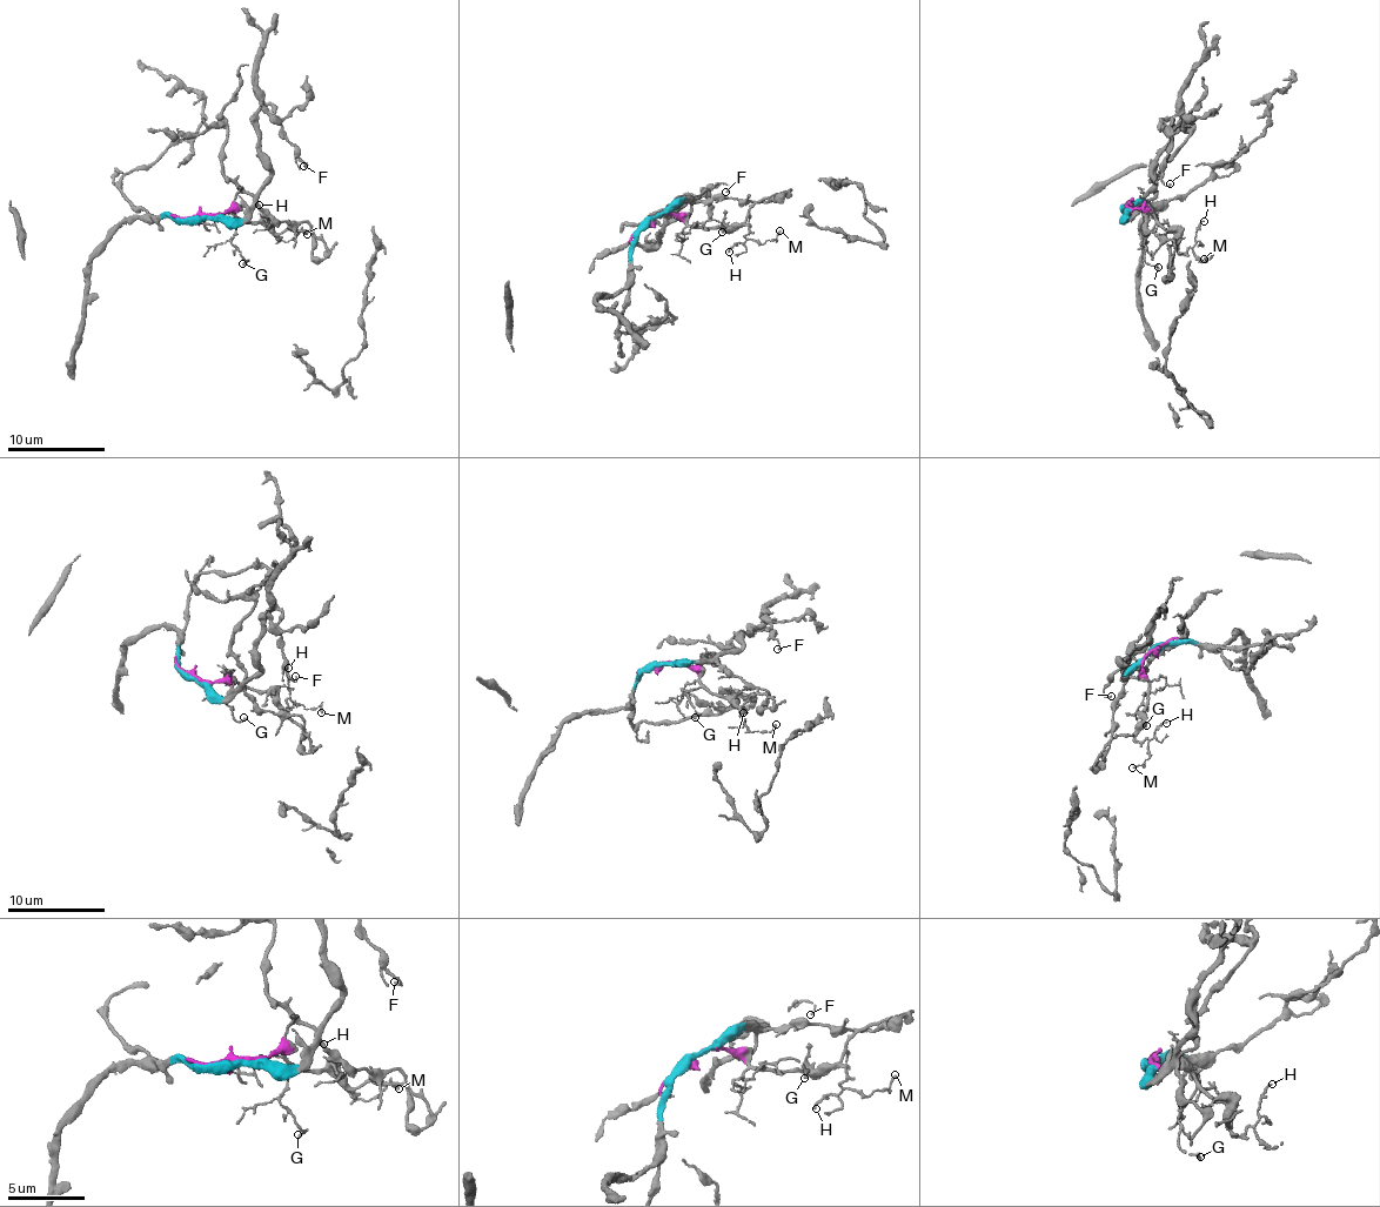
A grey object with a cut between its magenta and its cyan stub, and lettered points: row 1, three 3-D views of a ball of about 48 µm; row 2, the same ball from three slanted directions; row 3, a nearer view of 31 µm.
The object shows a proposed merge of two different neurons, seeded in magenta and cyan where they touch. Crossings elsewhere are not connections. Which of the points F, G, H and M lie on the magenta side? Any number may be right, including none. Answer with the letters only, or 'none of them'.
G, H, M

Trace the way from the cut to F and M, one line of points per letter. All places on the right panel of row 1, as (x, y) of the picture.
F: (1125, 207), (1130, 216), (1156, 181), (1158, 153), (1180, 118), (1164, 165), (1164, 183), (1170, 182)
M: (1125, 207), (1154, 216), (1171, 230), (1177, 250), (1190, 249), (1205, 263), (1208, 256), (1203, 259)

